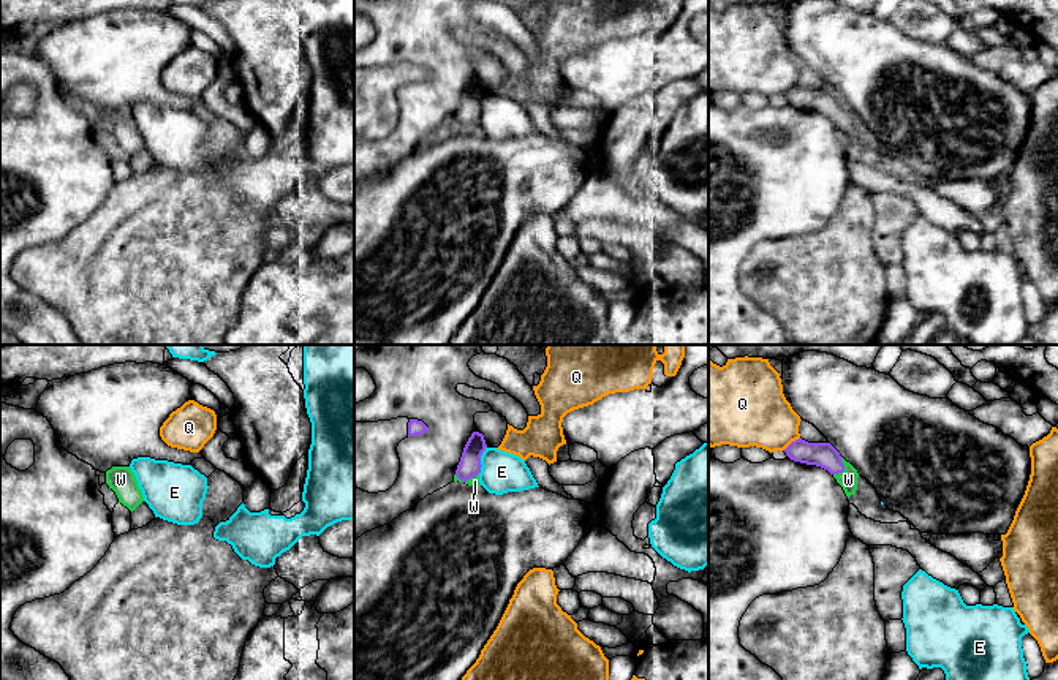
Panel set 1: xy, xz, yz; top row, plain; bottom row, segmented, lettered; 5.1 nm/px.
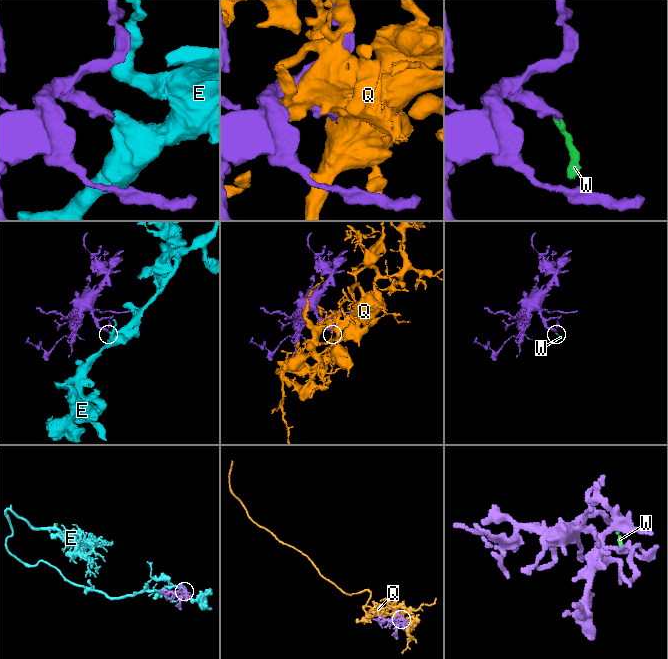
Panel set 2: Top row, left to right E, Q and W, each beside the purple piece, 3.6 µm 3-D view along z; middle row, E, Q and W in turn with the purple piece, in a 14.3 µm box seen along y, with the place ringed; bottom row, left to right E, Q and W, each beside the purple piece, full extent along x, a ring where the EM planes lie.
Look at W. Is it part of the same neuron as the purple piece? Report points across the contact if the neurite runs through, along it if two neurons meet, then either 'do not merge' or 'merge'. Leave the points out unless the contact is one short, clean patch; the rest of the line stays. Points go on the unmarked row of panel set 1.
across yz (821, 100), (843, 114), (848, 125) | merge

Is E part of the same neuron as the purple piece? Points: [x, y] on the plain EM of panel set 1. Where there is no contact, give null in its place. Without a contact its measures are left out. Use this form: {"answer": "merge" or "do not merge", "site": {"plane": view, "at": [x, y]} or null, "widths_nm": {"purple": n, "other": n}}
{"answer": "do not merge", "site": {"plane": "xz", "at": [479, 106]}, "widths_nm": {"purple": 120, "other": 200}}

